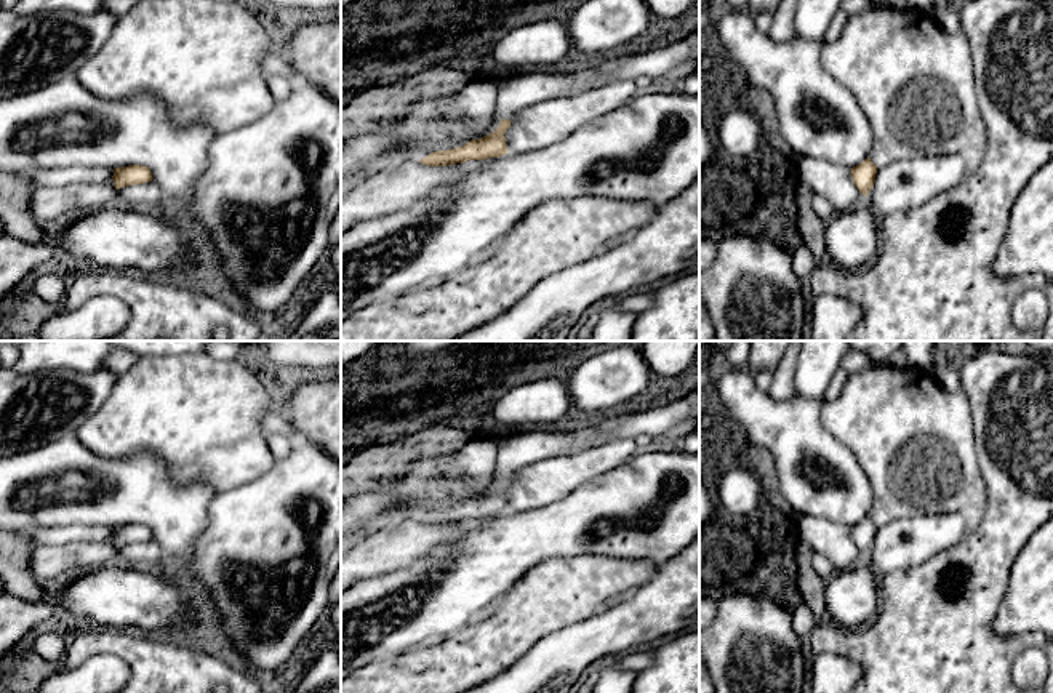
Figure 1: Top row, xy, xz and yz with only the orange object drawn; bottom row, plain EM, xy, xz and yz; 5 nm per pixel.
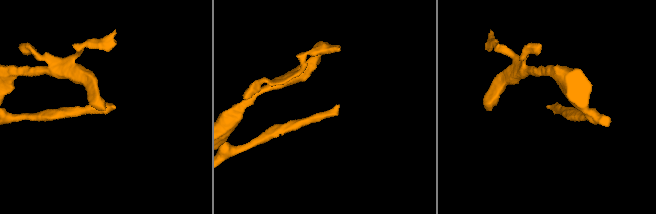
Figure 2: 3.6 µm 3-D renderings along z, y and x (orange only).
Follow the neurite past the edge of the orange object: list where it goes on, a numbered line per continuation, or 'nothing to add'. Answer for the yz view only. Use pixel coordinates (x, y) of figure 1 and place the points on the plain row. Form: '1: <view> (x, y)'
nothing to add

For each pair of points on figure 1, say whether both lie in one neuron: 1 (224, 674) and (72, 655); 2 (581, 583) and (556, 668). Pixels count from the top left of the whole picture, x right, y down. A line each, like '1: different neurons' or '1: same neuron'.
1: same neuron
2: different neurons

